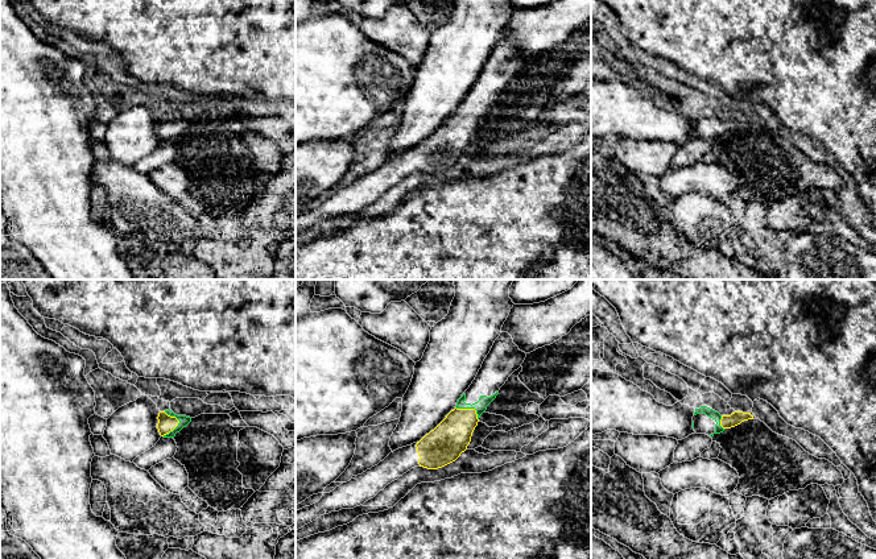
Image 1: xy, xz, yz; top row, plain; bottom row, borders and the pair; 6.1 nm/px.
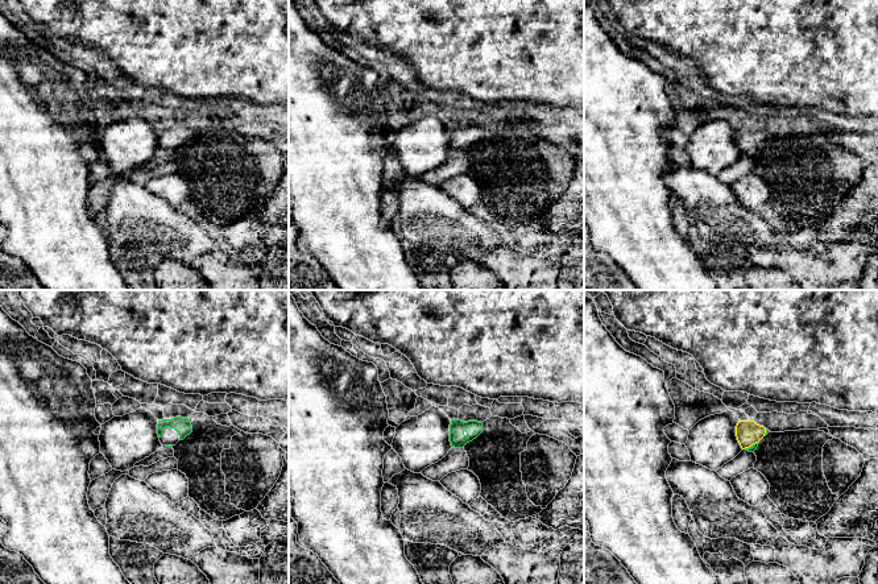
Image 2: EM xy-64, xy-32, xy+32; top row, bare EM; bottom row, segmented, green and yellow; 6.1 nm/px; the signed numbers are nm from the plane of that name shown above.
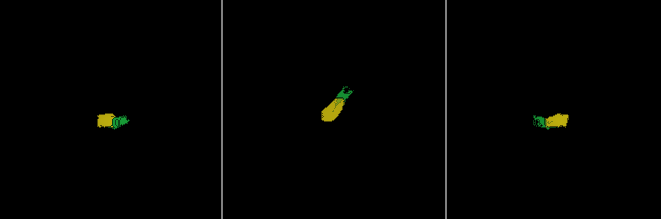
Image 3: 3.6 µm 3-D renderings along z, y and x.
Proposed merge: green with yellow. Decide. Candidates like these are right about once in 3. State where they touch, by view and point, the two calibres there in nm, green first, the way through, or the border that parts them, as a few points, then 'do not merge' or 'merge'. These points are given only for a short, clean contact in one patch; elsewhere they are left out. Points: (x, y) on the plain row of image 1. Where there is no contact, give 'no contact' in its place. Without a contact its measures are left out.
xy (178, 128) | 60/110 nm | across xy (184, 125), (178, 128), (166, 128) | merge

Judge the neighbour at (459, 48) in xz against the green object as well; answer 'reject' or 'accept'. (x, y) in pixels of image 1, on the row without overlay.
reject

